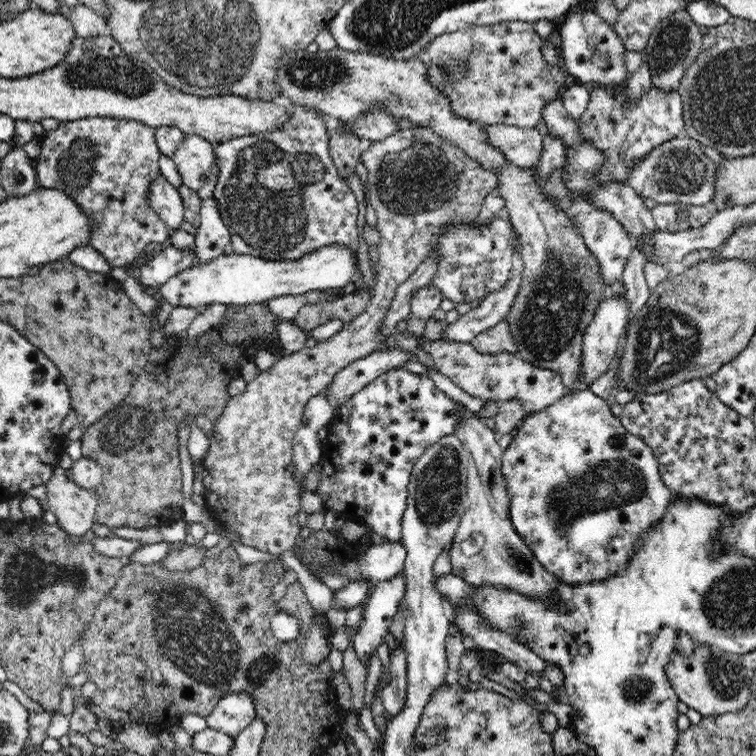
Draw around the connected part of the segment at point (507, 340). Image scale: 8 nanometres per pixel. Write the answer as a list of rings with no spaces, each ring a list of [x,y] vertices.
[[[501,320],[498,324],[475,336],[471,344],[480,354],[498,354],[498,352],[517,354],[516,342],[509,328],[508,321]]]

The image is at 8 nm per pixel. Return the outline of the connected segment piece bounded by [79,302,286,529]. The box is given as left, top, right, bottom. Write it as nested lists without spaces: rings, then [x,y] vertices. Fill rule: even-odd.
[[[265,302],[251,305],[227,305],[225,317],[221,322],[220,336],[218,332],[208,329],[198,337],[192,348],[184,331],[166,341],[164,362],[154,364],[154,350],[150,351],[148,364],[134,381],[128,396],[114,409],[106,413],[100,420],[83,429],[81,434],[81,452],[84,457],[96,461],[102,467],[102,482],[93,490],[98,499],[94,514],[94,522],[111,527],[128,526],[128,528],[146,529],[172,523],[183,518],[182,514],[182,473],[177,451],[177,430],[186,425],[183,418],[190,414],[195,421],[198,415],[216,420],[227,405],[227,386],[240,376],[239,361],[252,359],[260,350],[266,349],[280,354],[286,349],[277,337],[277,324],[284,321],[269,311]],[[266,338],[271,338],[268,347]]]

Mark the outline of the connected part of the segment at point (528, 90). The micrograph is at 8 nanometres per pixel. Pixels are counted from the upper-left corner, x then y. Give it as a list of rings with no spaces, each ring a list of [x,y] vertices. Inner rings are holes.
[[[500,22],[500,24],[477,26],[442,34],[434,38],[424,50],[428,52],[430,60],[427,66],[442,67],[445,74],[449,76],[449,80],[444,83],[443,90],[450,98],[453,114],[468,120],[479,121],[484,126],[500,124],[532,129],[541,124],[541,112],[544,106],[554,102],[566,86],[566,74],[558,65],[548,65],[542,57],[544,40],[548,40],[560,50],[561,38],[557,29],[544,38],[534,31],[533,23]]]

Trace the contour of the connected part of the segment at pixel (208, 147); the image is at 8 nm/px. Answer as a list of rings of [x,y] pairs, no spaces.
[[[188,135],[178,146],[173,161],[181,176],[181,180],[188,188],[200,190],[215,163],[215,152],[212,143],[197,135]]]

